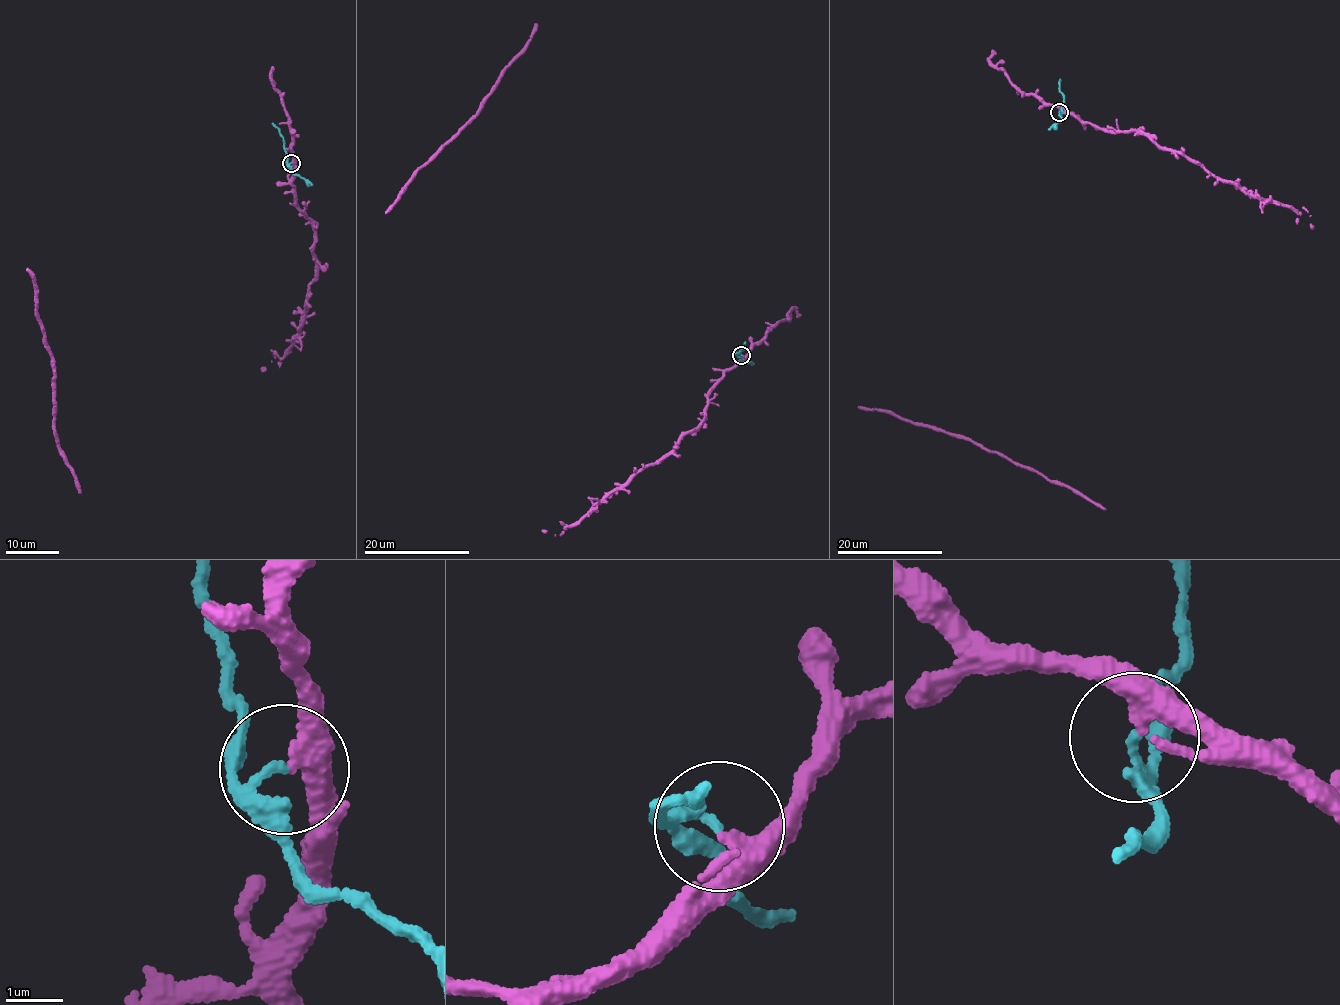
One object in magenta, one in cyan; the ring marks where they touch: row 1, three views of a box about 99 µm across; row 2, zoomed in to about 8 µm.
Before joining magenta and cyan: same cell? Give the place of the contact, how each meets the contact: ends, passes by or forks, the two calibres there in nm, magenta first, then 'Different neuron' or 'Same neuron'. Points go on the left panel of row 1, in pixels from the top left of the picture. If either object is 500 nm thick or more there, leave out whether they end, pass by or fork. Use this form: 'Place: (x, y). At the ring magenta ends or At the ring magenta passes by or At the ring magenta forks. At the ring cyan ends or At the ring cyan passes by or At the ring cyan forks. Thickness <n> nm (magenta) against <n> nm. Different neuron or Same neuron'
Place: (291, 163). At the ring magenta passes by. At the ring cyan passes by. Thickness 320 nm (magenta) against 130 nm. Different neuron

